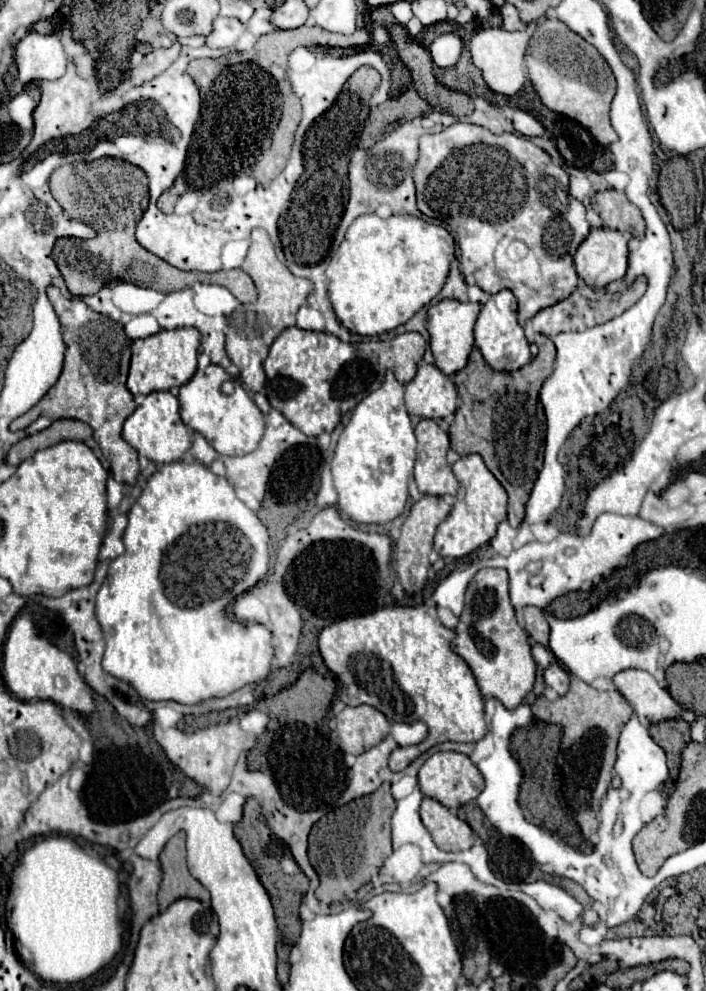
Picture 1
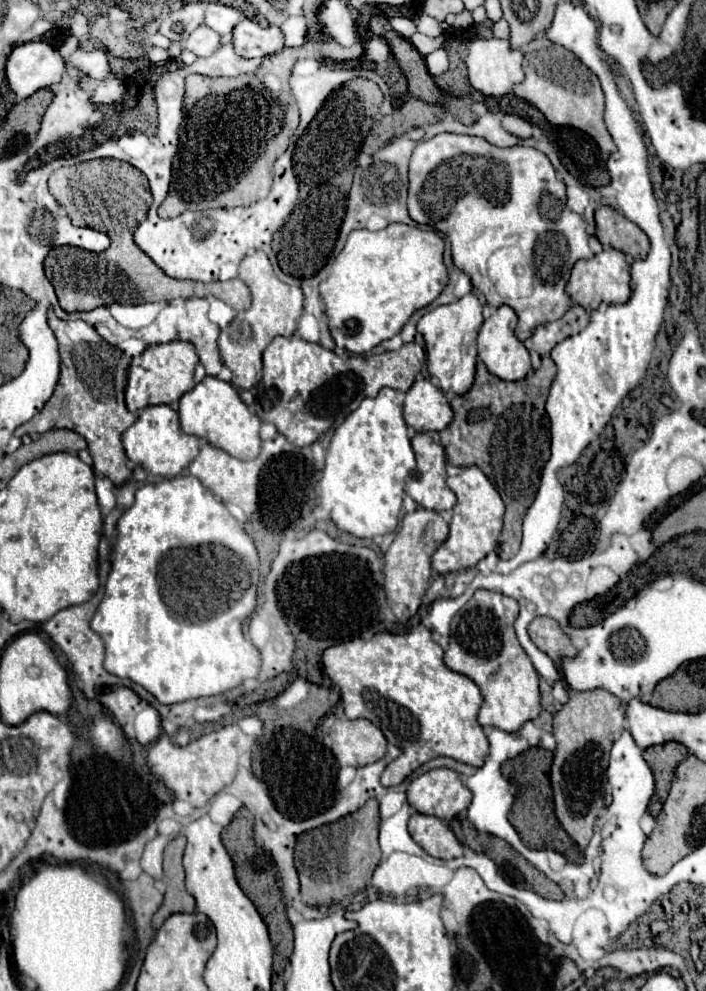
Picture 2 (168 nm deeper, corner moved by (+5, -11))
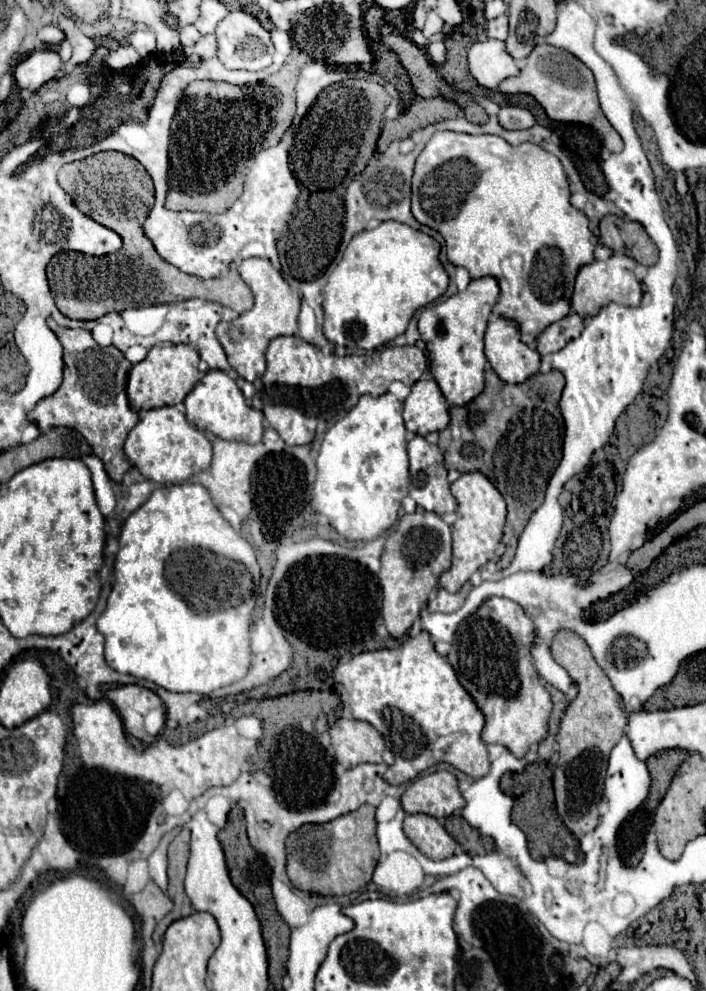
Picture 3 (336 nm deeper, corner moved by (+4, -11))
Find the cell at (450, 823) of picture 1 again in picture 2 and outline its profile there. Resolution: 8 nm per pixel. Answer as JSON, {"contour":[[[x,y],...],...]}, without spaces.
{"contour":[[[413,813],[409,819],[409,833],[431,857],[455,859],[463,855],[463,845],[439,817]]]}

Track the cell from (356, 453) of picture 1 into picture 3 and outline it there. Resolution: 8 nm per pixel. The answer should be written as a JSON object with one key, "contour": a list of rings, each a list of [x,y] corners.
{"contour":[[[362,395],[358,405],[346,417],[336,421],[324,435],[316,457],[318,475],[312,487],[310,509],[326,515],[330,525],[348,541],[368,541],[390,529],[398,517],[402,499],[408,495],[408,453],[406,453],[406,427],[402,421],[402,403],[392,395],[380,397]]]}

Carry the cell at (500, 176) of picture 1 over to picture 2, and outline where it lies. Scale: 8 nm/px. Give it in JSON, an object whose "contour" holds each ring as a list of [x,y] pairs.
{"contour":[[[439,133],[433,139],[427,141],[419,141],[413,155],[411,155],[411,163],[409,163],[409,217],[417,223],[427,223],[439,231],[443,231],[449,241],[451,241],[451,249],[453,249],[453,263],[457,269],[461,269],[463,273],[467,273],[473,281],[473,287],[485,297],[487,305],[491,307],[499,307],[499,305],[509,305],[515,309],[519,323],[515,329],[515,335],[519,337],[519,341],[525,341],[527,337],[533,335],[535,327],[545,323],[545,321],[555,321],[559,317],[563,317],[563,313],[571,307],[571,297],[565,293],[565,285],[569,281],[571,275],[571,267],[579,261],[579,259],[591,259],[593,253],[589,249],[589,235],[585,233],[585,219],[577,213],[573,213],[567,205],[565,205],[565,185],[563,181],[557,179],[553,165],[549,163],[549,159],[533,149],[533,147],[507,147],[507,149],[499,149],[491,143],[487,143],[481,137],[471,137],[471,135],[455,135],[455,133]]]}

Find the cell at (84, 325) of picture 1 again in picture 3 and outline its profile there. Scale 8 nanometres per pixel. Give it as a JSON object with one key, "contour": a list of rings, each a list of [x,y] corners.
{"contour":[[[48,319],[48,327],[60,339],[64,347],[64,381],[60,389],[44,397],[28,417],[40,427],[70,427],[84,435],[94,455],[104,461],[104,467],[112,481],[120,483],[122,475],[130,469],[130,463],[124,455],[124,441],[130,429],[138,423],[138,413],[130,409],[126,395],[126,379],[130,371],[130,361],[116,347],[100,347],[94,337],[84,329],[64,329]]]}

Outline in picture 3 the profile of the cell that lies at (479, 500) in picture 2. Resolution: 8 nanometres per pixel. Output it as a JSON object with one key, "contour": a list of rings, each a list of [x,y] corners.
{"contour":[[[474,471],[460,475],[460,479],[452,483],[452,495],[458,501],[458,511],[456,511],[458,521],[452,525],[454,555],[452,555],[450,571],[442,573],[440,577],[440,587],[446,589],[448,593],[460,591],[460,587],[470,579],[470,575],[480,567],[484,567],[494,557],[506,523],[506,503],[498,493],[498,489],[482,473]]]}

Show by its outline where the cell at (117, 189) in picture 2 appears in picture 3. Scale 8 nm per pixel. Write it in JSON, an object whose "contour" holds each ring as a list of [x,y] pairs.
{"contour":[[[102,151],[102,153],[90,155],[86,159],[66,163],[58,173],[58,183],[62,185],[62,189],[66,193],[74,193],[72,195],[74,205],[82,213],[88,213],[88,217],[96,219],[102,225],[108,225],[112,231],[120,233],[120,237],[124,241],[122,249],[112,253],[112,255],[90,257],[90,255],[68,251],[68,253],[58,253],[50,261],[48,269],[52,269],[52,281],[54,281],[52,291],[54,291],[56,307],[60,309],[62,315],[66,315],[70,319],[90,321],[90,319],[104,317],[106,313],[112,313],[112,311],[124,311],[124,309],[130,309],[130,307],[144,307],[144,305],[156,305],[156,303],[172,303],[172,301],[192,299],[192,297],[216,301],[216,303],[226,305],[226,307],[230,307],[238,313],[246,313],[248,309],[252,309],[252,291],[248,289],[248,285],[244,285],[244,281],[240,281],[240,275],[236,273],[236,269],[230,269],[230,273],[226,277],[200,279],[200,277],[182,273],[180,269],[176,269],[174,265],[170,265],[168,261],[164,261],[156,253],[152,241],[144,235],[144,227],[142,227],[152,205],[154,205],[154,185],[152,185],[148,171],[134,157],[124,155],[120,151]]]}

